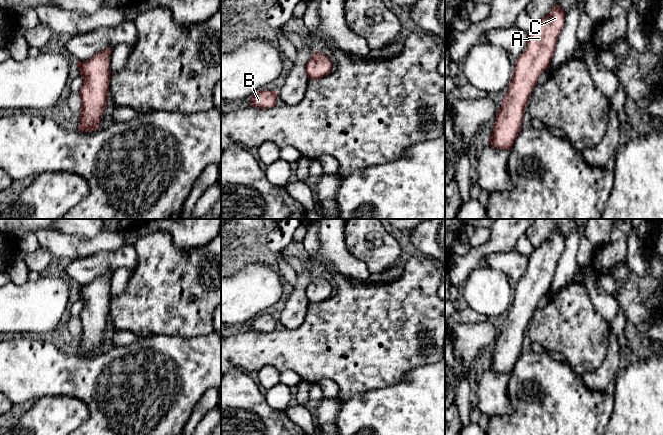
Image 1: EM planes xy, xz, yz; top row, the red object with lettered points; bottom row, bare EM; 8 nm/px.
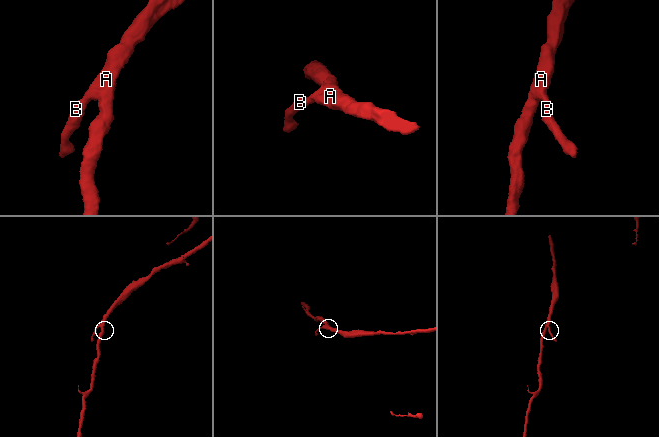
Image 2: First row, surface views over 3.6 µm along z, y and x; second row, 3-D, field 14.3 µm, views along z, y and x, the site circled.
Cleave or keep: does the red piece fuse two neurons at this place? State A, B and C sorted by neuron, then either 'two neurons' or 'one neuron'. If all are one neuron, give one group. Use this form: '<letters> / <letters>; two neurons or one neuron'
A B C; one neuron

